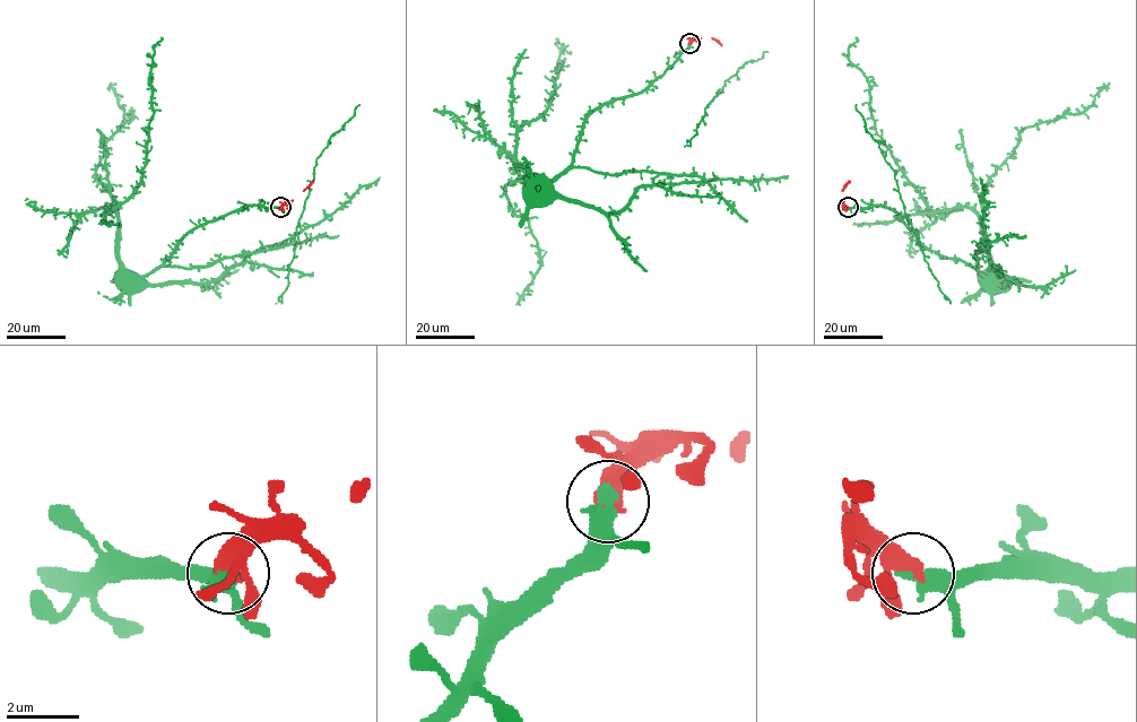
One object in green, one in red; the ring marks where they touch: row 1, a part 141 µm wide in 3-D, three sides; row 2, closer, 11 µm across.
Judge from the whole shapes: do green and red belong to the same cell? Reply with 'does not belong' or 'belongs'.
belongs

